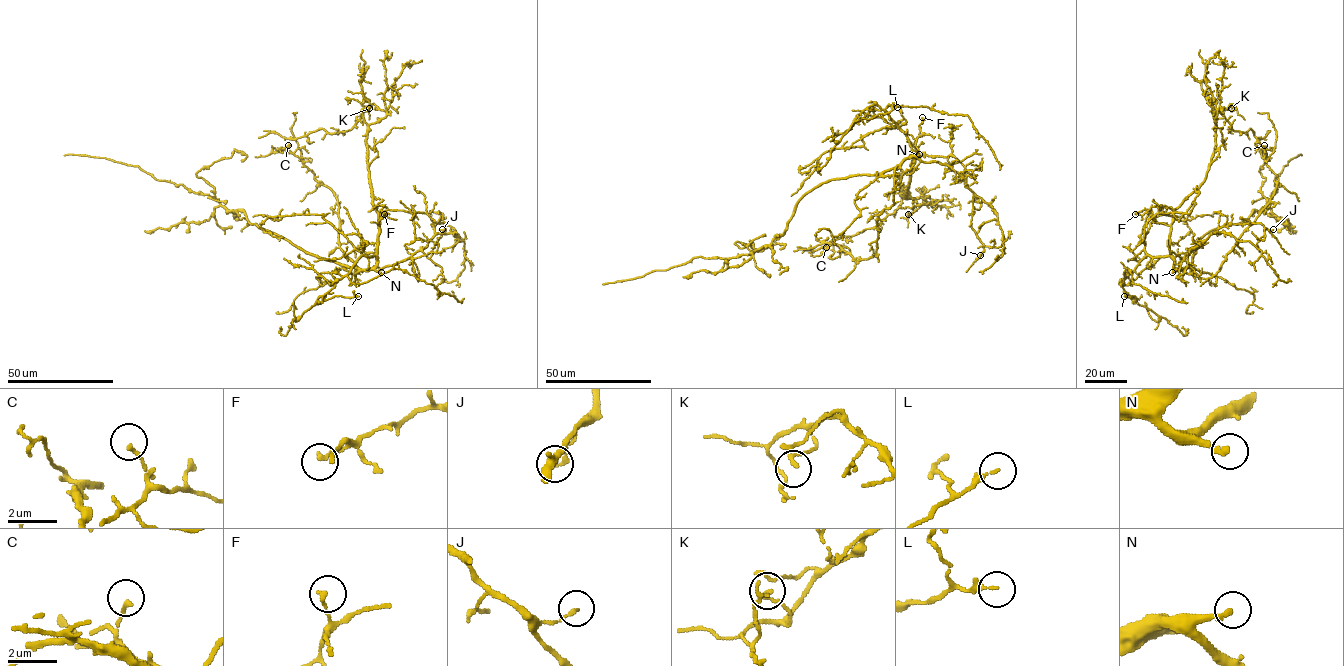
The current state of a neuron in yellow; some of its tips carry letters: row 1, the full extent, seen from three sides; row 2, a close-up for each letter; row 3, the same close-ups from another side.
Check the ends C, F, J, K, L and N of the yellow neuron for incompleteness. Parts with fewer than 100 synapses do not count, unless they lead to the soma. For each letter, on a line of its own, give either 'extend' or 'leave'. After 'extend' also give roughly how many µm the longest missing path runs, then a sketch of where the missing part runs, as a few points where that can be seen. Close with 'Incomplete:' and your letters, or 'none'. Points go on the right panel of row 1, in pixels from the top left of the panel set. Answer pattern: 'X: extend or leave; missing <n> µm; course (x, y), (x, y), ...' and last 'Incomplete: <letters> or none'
C: leave
F: leave
J: leave
K: leave
L: leave
N: extend; missing 60 µm; course (1172, 272), (1166, 259), (1157, 257), (1149, 234), (1144, 253)
Incomplete: N

